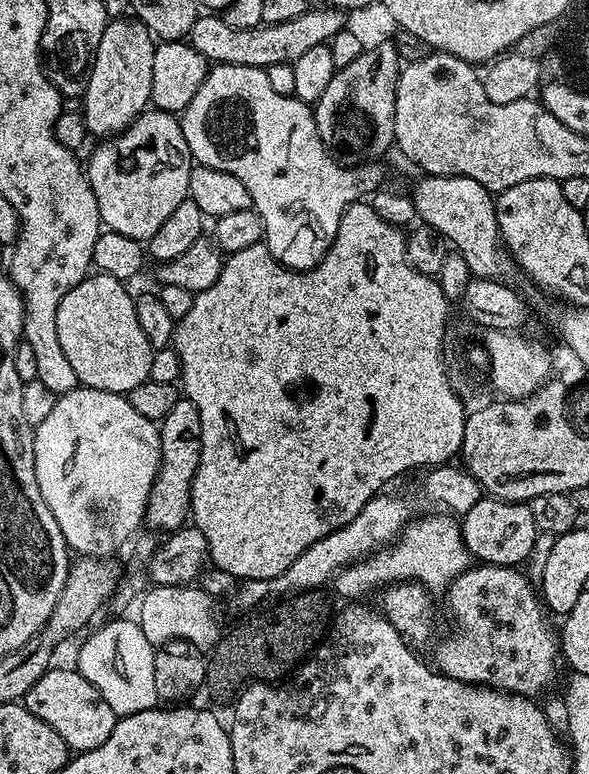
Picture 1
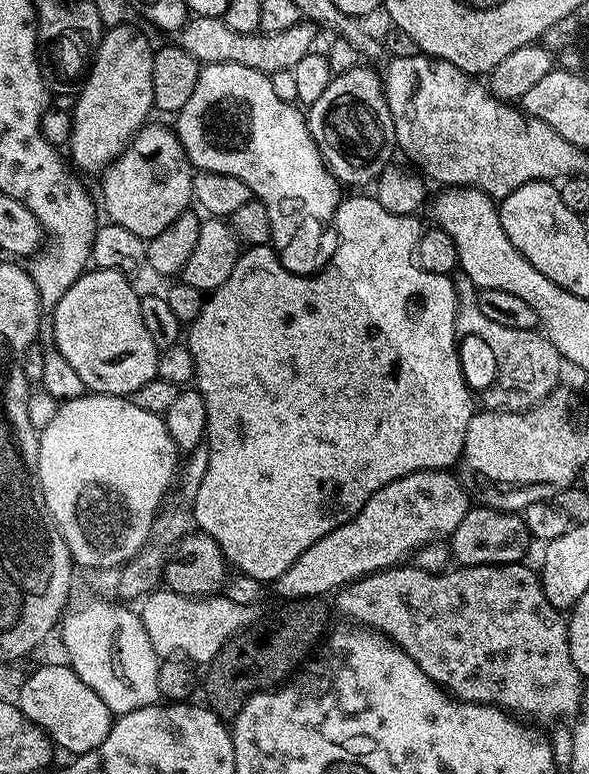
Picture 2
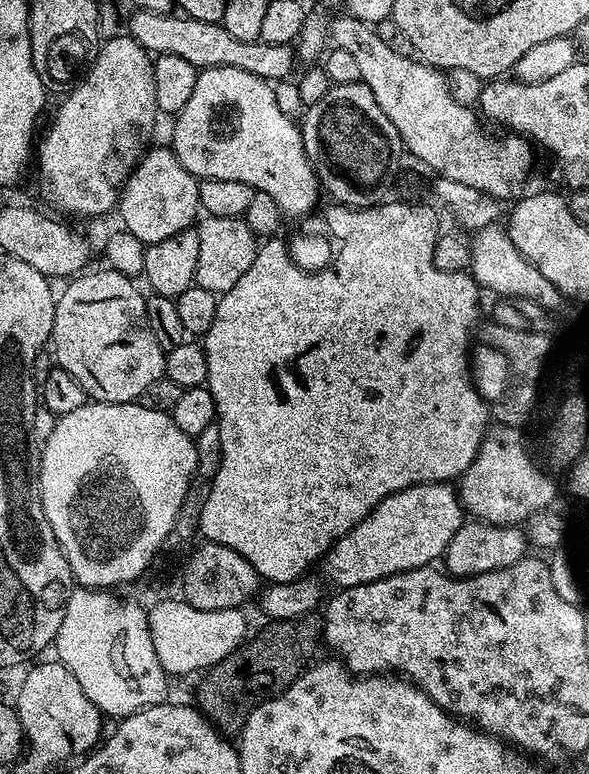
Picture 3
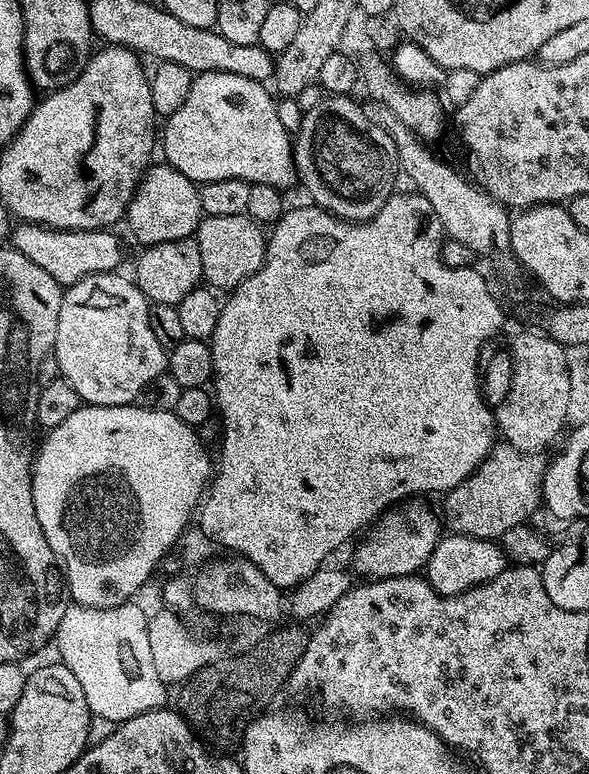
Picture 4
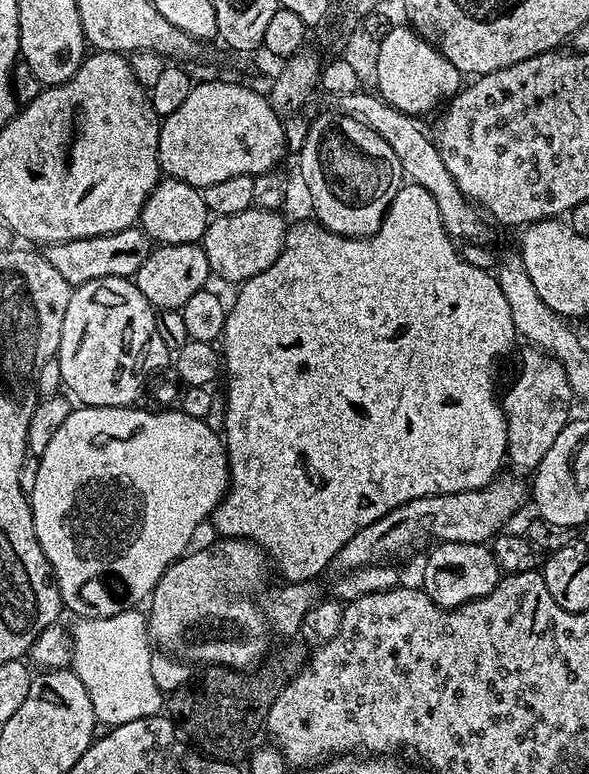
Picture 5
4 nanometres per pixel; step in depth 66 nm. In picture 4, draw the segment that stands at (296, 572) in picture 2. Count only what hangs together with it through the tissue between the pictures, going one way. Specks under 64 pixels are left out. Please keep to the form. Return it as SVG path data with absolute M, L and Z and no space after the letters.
M418 498L411 499L405 503L405 511L403 508L389 509L373 523L363 537L364 542L359 544L352 556L351 569L357 577L360 575L360 578L369 580L410 576L427 565L442 535L442 522L424 502Z

